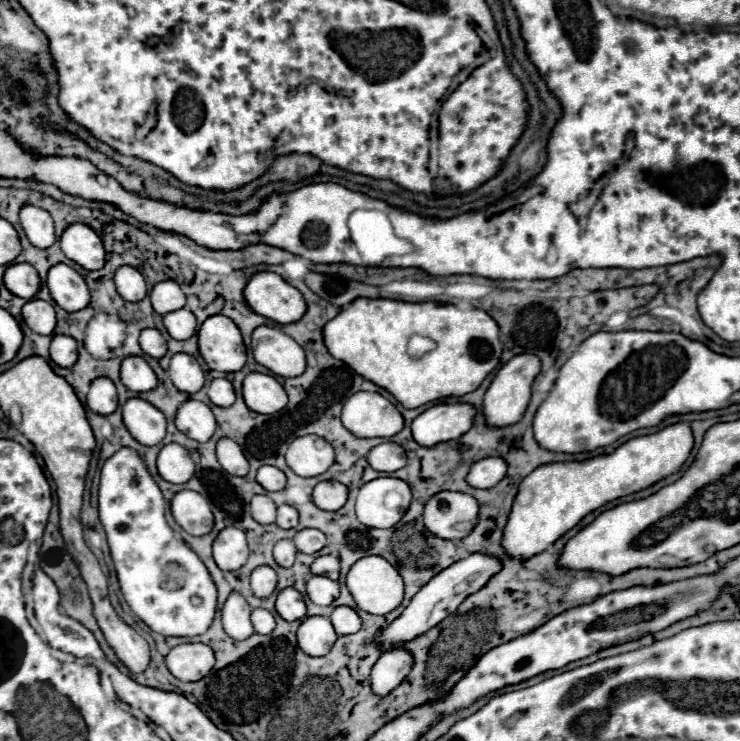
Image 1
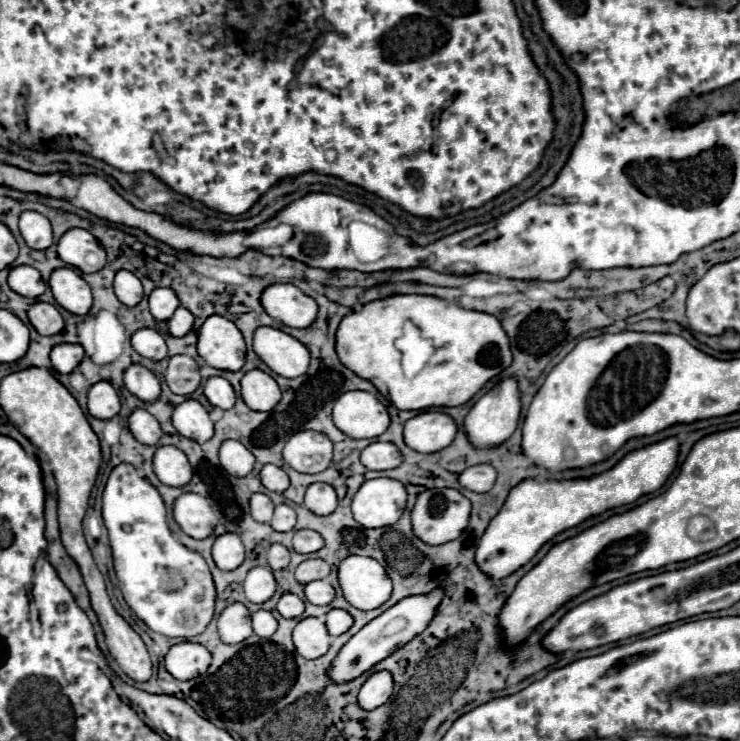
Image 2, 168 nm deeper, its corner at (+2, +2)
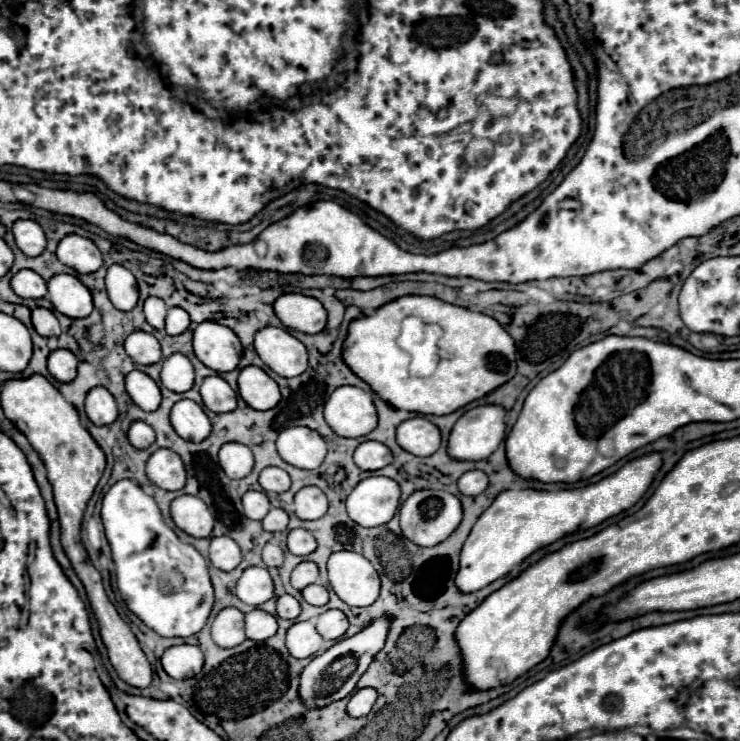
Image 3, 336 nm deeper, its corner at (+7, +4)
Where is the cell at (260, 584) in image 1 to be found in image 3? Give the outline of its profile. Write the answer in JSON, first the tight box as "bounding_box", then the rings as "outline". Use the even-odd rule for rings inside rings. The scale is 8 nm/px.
{"bounding_box":[237,568,273,606],"outline":[[[247,568],[237,582],[237,598],[245,604],[261,606],[273,596],[273,580],[267,568]]]}

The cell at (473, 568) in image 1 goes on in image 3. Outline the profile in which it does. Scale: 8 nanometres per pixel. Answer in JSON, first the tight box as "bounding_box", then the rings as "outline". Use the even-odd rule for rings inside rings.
{"bounding_box":[299,618,389,710],"outline":[[[377,618],[377,622],[373,622],[373,626],[367,626],[365,630],[357,632],[351,638],[339,640],[329,650],[315,656],[305,666],[305,670],[301,672],[301,680],[299,680],[299,698],[305,704],[305,708],[317,710],[317,708],[329,706],[329,704],[349,696],[355,690],[363,672],[367,670],[369,662],[375,658],[377,650],[381,650],[387,630],[389,630],[389,622],[385,622],[385,618]]]}

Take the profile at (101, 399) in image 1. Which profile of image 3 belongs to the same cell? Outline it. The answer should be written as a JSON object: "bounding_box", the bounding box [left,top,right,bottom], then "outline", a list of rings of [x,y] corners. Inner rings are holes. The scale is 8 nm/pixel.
{"bounding_box":[85,388,117,426],"outline":[[[93,388],[85,400],[85,412],[95,426],[107,426],[117,418],[117,402],[105,388]]]}

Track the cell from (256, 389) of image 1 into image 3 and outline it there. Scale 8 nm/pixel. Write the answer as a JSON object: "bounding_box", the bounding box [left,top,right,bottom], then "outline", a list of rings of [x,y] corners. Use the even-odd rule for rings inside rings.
{"bounding_box":[239,366,281,410],"outline":[[[247,366],[241,370],[239,394],[255,410],[271,410],[281,400],[277,382],[257,366]]]}

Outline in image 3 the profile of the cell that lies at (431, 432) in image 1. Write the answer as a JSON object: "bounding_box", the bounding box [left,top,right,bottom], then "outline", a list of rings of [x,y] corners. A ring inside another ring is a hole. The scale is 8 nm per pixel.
{"bounding_box":[397,416,441,456],"outline":[[[423,416],[409,418],[397,428],[397,444],[413,456],[431,456],[441,444],[441,432]]]}

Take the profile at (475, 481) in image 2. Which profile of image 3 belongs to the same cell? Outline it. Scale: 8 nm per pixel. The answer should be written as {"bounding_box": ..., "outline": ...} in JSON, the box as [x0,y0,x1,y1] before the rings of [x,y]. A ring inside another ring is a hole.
{"bounding_box":[459,470,489,496],"outline":[[[473,470],[473,472],[465,472],[459,478],[459,492],[465,496],[479,496],[481,492],[485,492],[485,488],[489,486],[489,478],[485,472],[481,470]]]}

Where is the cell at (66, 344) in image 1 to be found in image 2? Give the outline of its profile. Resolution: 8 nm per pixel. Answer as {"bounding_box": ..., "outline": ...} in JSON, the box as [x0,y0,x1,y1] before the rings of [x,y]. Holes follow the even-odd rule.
{"bounding_box":[50,344,84,374],"outline":[[[56,344],[50,352],[50,360],[56,372],[66,374],[72,372],[84,358],[84,350],[80,344]]]}

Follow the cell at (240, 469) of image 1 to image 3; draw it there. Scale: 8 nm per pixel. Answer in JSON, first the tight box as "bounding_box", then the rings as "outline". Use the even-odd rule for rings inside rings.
{"bounding_box":[219,442,253,478],"outline":[[[237,442],[225,444],[219,450],[219,464],[229,478],[245,478],[253,470],[253,452]]]}

